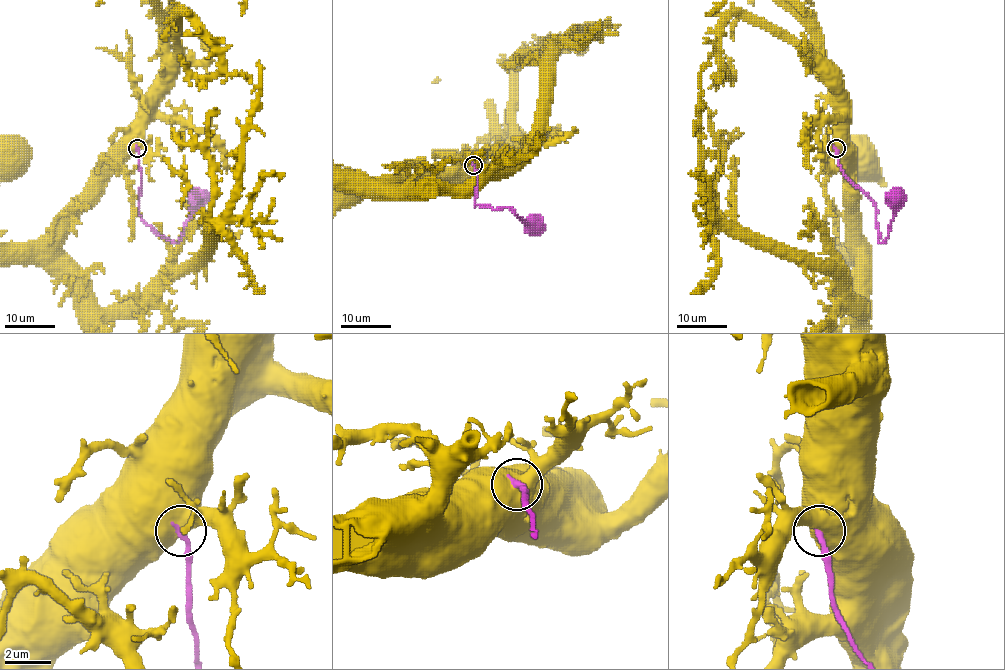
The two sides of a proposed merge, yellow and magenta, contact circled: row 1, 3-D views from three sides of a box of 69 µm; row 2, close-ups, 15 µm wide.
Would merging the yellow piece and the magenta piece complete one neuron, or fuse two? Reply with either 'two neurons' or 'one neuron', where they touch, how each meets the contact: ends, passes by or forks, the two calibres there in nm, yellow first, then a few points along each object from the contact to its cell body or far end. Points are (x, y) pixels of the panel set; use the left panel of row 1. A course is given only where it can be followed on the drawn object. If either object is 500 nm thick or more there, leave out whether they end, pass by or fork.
two neurons | (137, 148) | 950/280 nm | yellow via (137, 148), (70, 226), (60, 247), (62, 254), (83, 277), (99, 310), (94, 319), (89, 315) | magenta via (137, 148), (140, 173), (139, 216), (159, 235), (174, 244), (179, 240), (184, 224), (199, 203), (197, 197)

